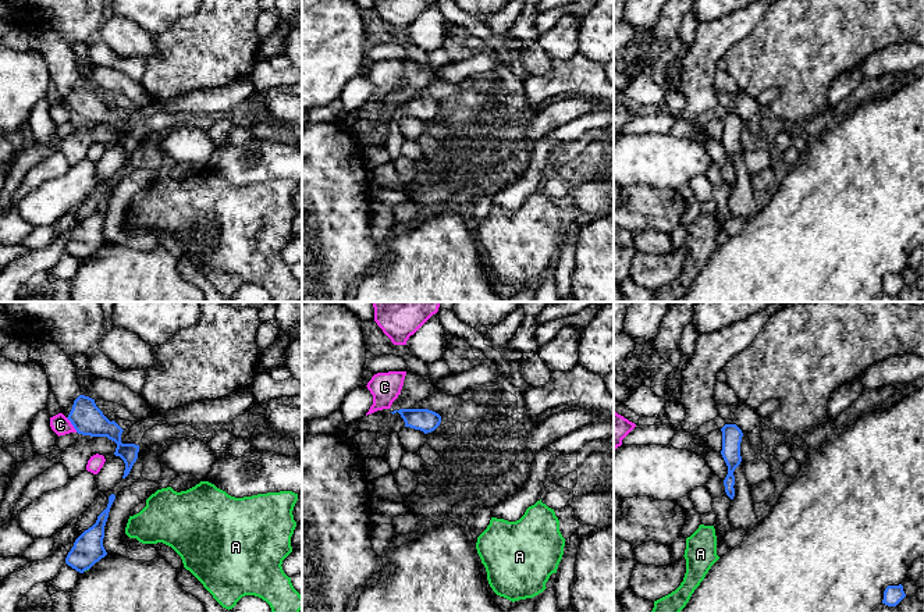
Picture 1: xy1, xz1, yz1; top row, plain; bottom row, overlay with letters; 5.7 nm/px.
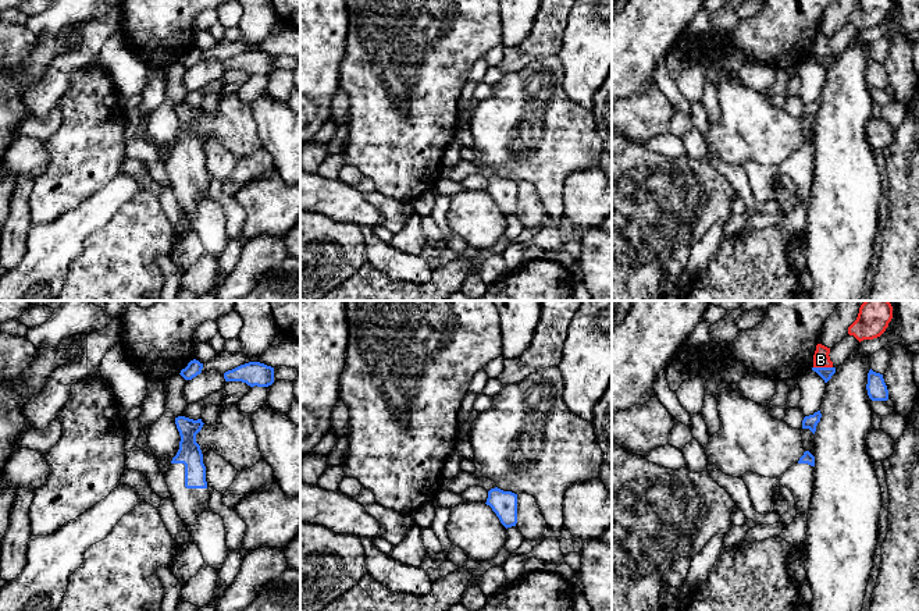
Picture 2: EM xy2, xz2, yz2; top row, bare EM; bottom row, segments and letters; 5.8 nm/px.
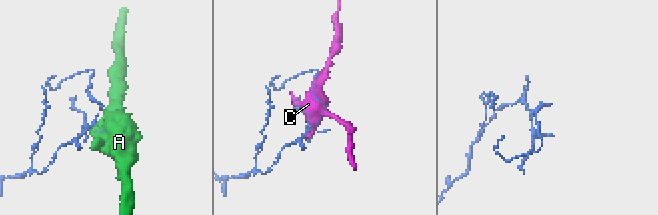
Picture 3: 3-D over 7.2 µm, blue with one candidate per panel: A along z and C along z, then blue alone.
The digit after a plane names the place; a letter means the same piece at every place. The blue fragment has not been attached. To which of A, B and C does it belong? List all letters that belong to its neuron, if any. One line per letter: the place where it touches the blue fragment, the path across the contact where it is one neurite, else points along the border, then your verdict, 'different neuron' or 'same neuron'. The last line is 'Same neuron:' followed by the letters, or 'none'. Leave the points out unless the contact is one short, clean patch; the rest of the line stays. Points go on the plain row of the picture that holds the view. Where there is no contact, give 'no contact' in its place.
A: meets blue in xy1 at (85, 258); border along xy1 (88, 256), (84, 259); different neuron
B: meets blue in yz2 at (823, 56); different neuron
C: meets blue in xy1 at (71, 111); border along xy1 (66, 106), (77, 120); different neuron
Same neuron: none

